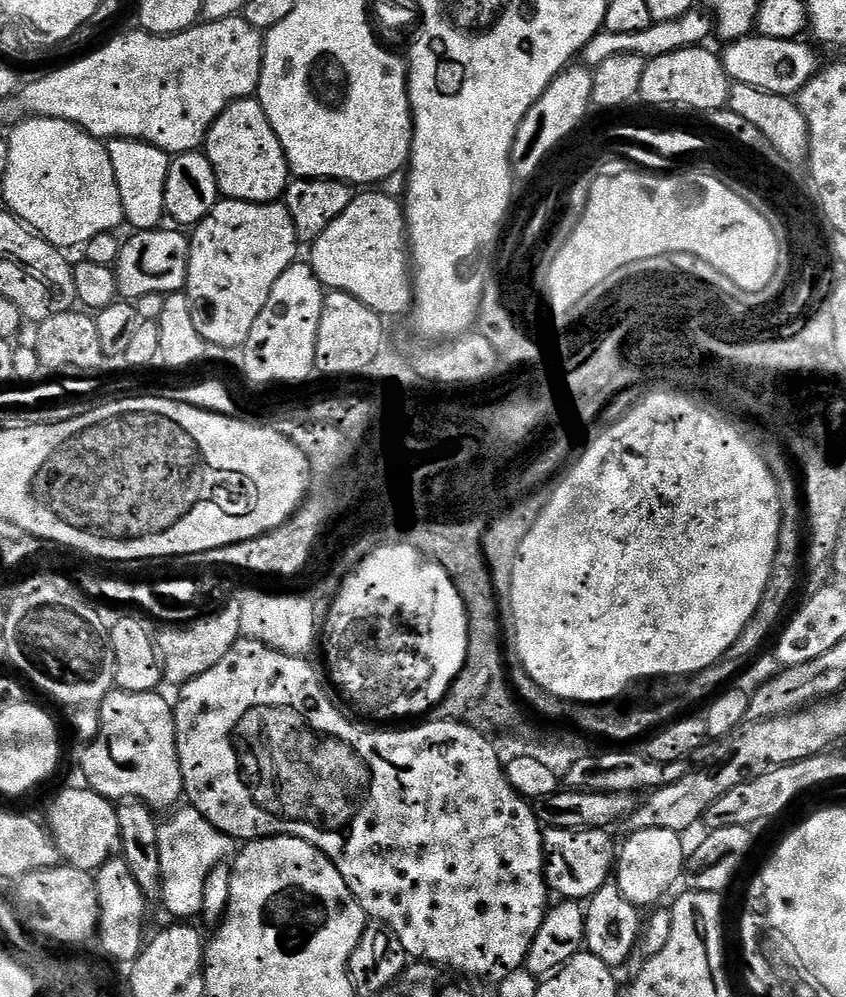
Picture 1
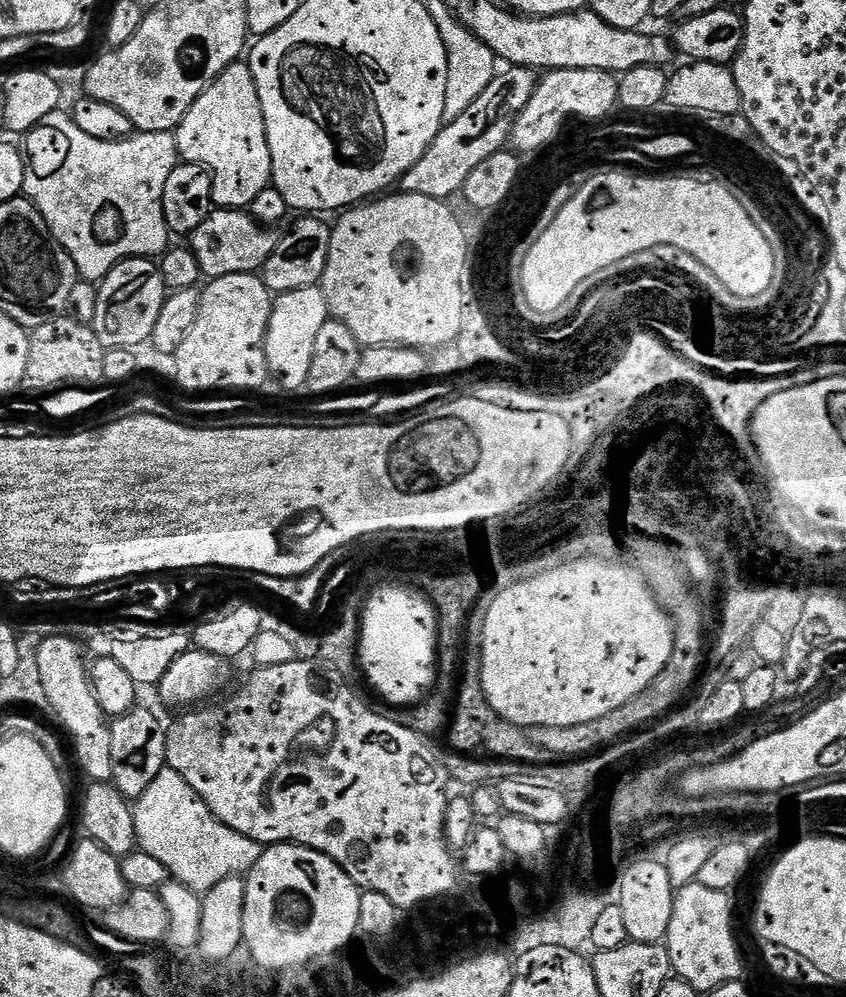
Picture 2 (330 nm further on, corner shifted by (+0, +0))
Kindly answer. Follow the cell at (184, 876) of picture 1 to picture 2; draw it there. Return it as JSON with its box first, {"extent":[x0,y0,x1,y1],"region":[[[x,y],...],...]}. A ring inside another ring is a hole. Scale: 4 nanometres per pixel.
{"extent":[132,766,262,894],"region":[[[167,766],[162,770],[162,774],[158,774],[158,778],[154,778],[154,782],[150,782],[146,794],[142,794],[134,801],[132,814],[139,851],[158,858],[158,862],[166,866],[171,879],[182,882],[197,894],[206,893],[214,886],[218,886],[222,878],[244,876],[258,862],[262,851],[261,844],[246,838],[246,834],[238,834],[238,830],[230,830],[230,826],[223,824],[210,810],[210,806],[206,806],[206,802],[198,798],[190,782],[186,782],[182,774],[178,774]]]}

